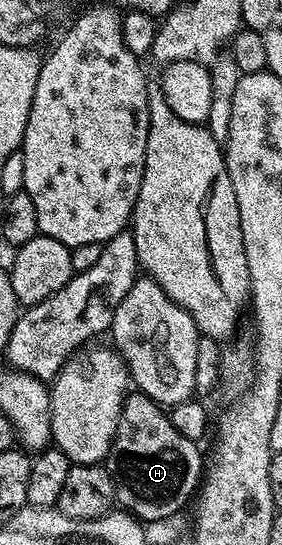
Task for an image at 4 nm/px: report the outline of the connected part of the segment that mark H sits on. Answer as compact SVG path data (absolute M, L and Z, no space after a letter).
M138 392L128 393L115 433L115 444L109 455L116 503L126 513L147 524L180 513L182 506L190 500L191 493L193 498L200 489L205 474L205 454L199 449L200 443L181 436L181 432L173 428L170 417L158 402Z

